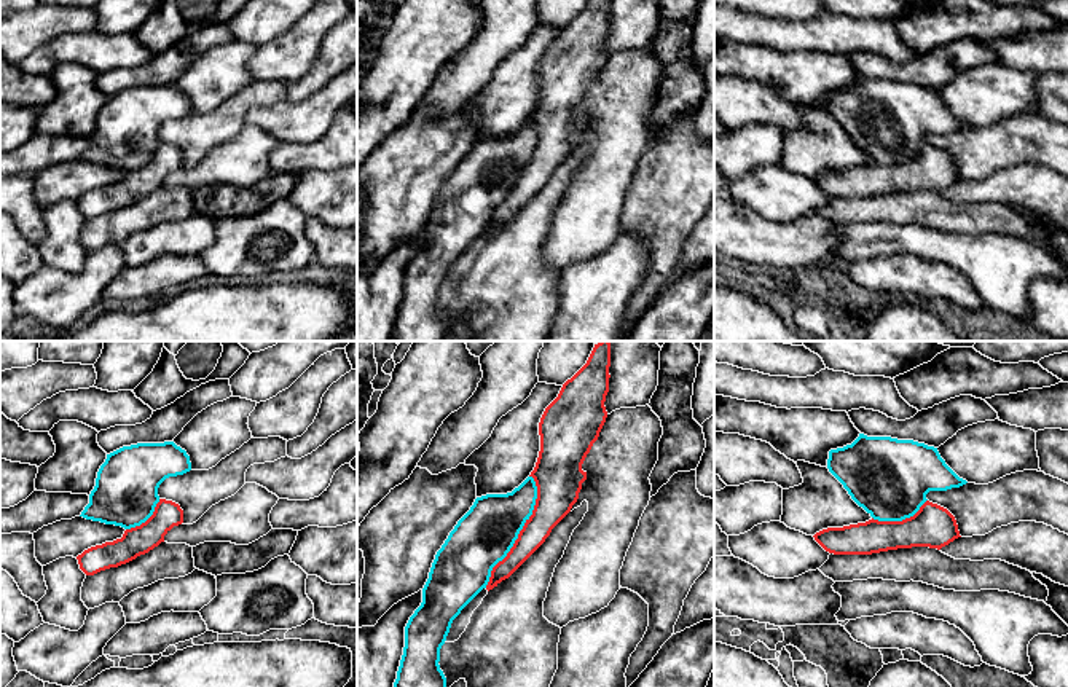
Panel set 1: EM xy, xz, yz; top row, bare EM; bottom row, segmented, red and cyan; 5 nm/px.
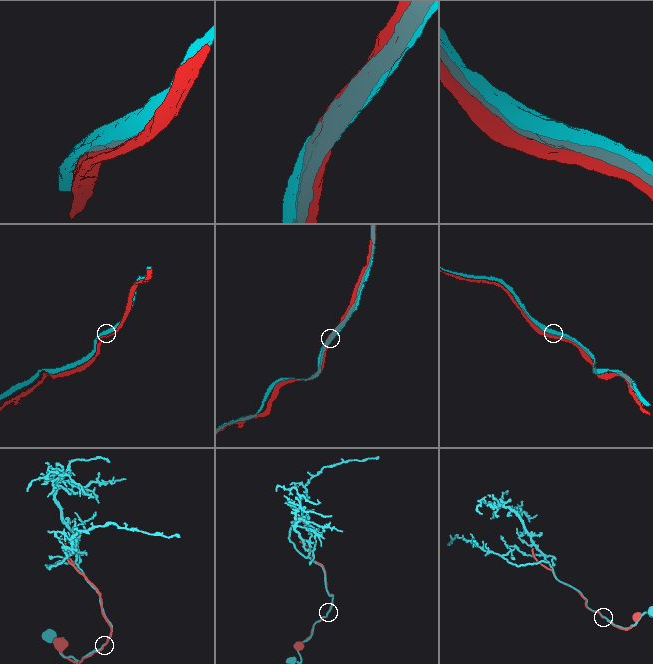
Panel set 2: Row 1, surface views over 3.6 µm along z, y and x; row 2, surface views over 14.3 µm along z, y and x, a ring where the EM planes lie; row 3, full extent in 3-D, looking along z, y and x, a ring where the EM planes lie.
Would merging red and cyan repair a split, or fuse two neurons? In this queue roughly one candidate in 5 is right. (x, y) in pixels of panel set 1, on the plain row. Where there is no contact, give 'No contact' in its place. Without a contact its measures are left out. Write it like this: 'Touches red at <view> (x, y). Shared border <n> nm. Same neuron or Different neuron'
Touches red at xz (520, 174). Shared border 600 nm. Different neuron

